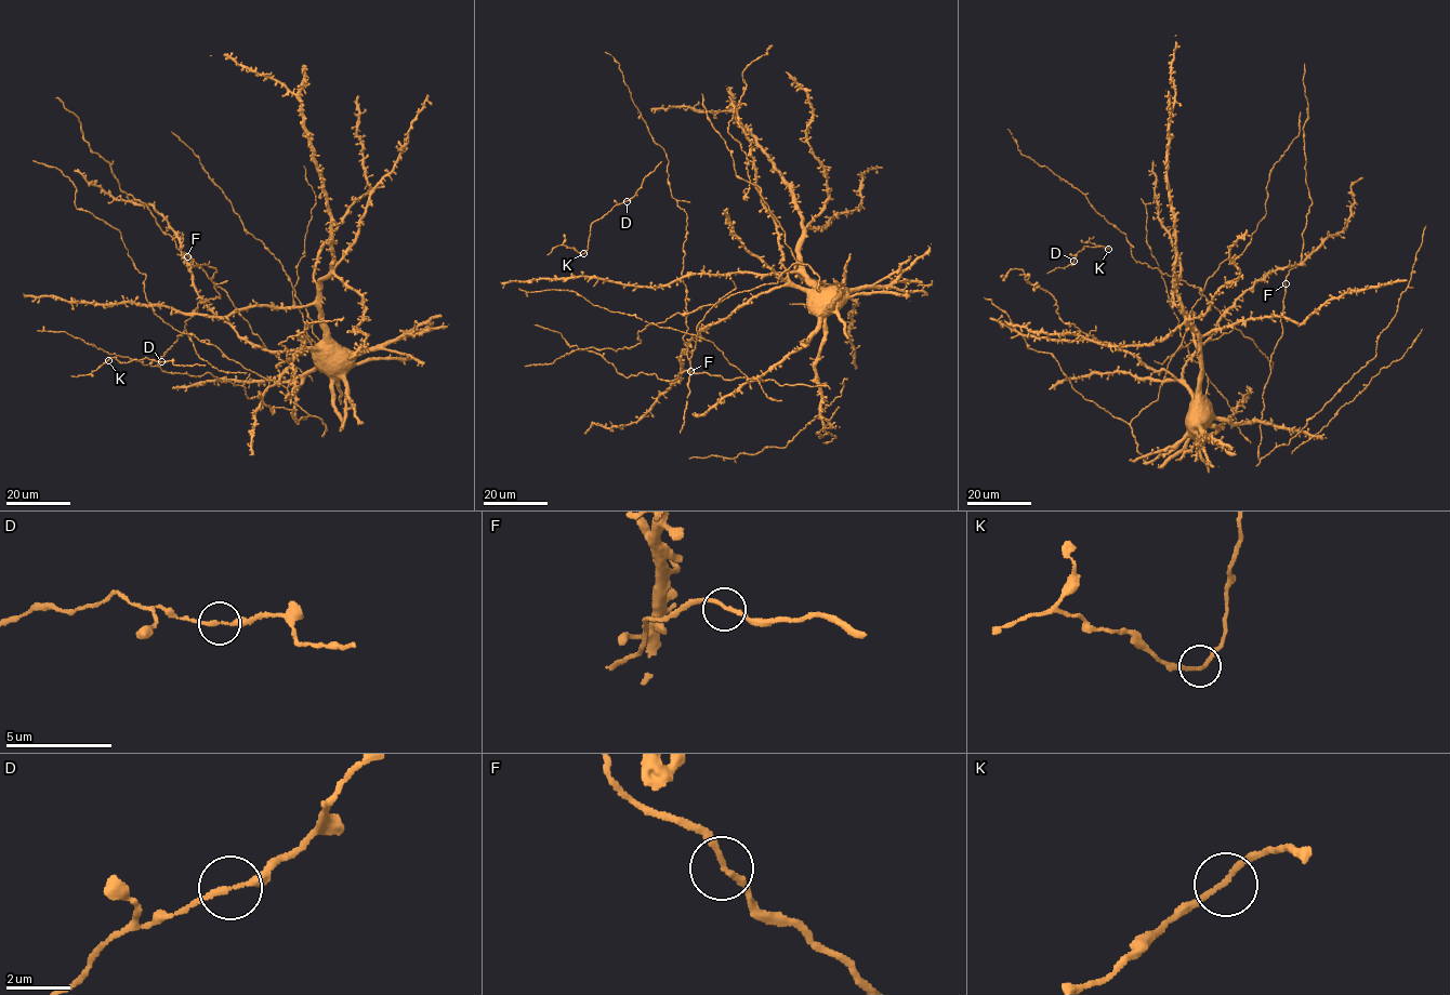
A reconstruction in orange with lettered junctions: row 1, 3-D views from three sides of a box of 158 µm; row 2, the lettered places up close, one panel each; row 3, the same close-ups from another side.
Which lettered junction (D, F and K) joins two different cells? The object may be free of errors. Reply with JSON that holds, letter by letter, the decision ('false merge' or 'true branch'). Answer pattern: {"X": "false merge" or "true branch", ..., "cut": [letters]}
{"D": "true branch", "F": "true branch", "K": "true branch", "cut": []}

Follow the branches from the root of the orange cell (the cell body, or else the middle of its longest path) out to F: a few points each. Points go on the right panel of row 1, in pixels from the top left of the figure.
F: (1197, 414), (1181, 374), (1183, 366), (1208, 341), (1223, 316), (1259, 279), (1296, 264), (1290, 269), (1284, 283)

